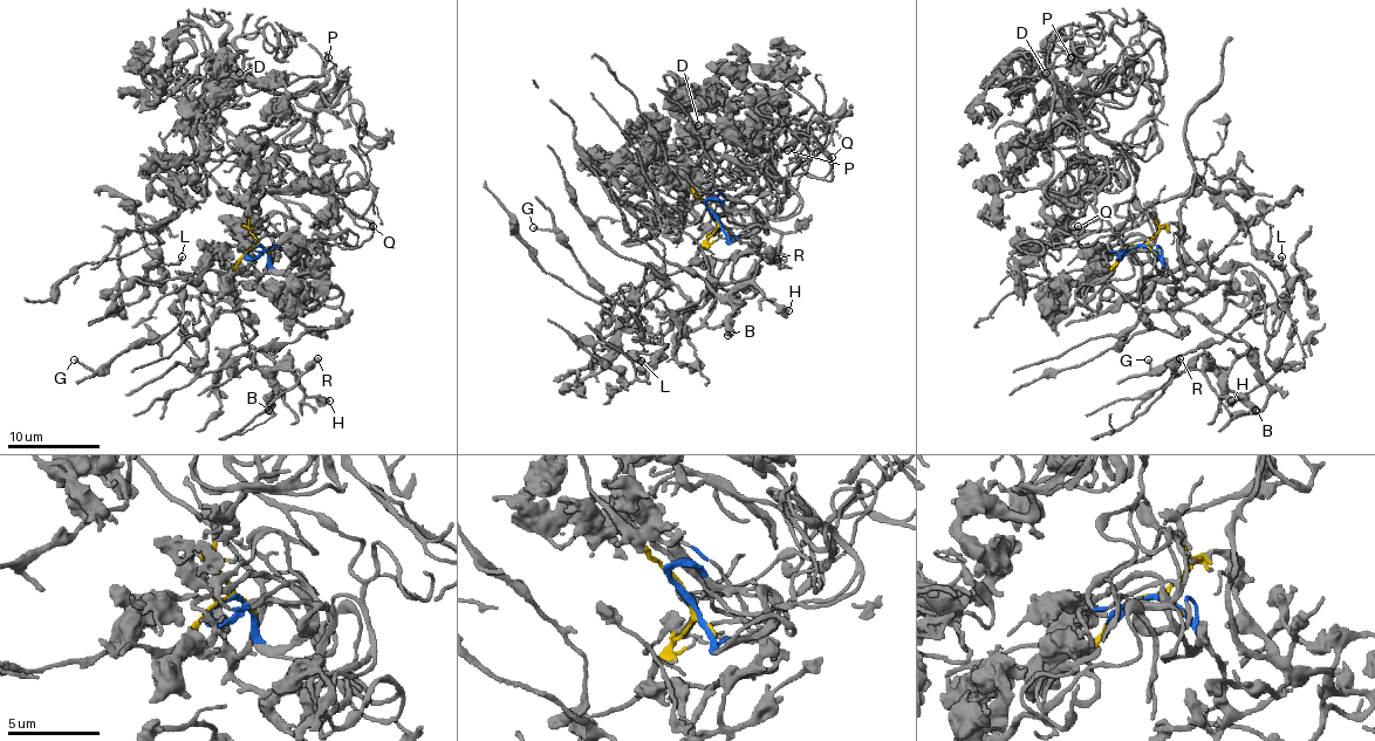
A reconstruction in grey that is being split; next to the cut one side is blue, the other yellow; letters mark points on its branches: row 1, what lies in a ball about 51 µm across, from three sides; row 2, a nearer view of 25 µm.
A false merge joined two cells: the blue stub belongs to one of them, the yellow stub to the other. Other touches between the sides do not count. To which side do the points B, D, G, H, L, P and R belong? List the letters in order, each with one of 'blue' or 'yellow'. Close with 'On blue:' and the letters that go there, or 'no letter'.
B: yellow
D: blue
G: yellow
H: yellow
L: yellow
P: blue
R: yellow
On blue: D, P

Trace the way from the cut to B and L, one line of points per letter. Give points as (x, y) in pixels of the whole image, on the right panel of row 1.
B: (1136, 247), (1174, 224), (1182, 252), (1226, 283), (1212, 328), (1247, 347), (1226, 385), (1257, 411)
L: (1136, 247), (1171, 224), (1194, 274), (1181, 205), (1196, 177), (1238, 177), (1250, 186), (1224, 200), (1281, 256)

